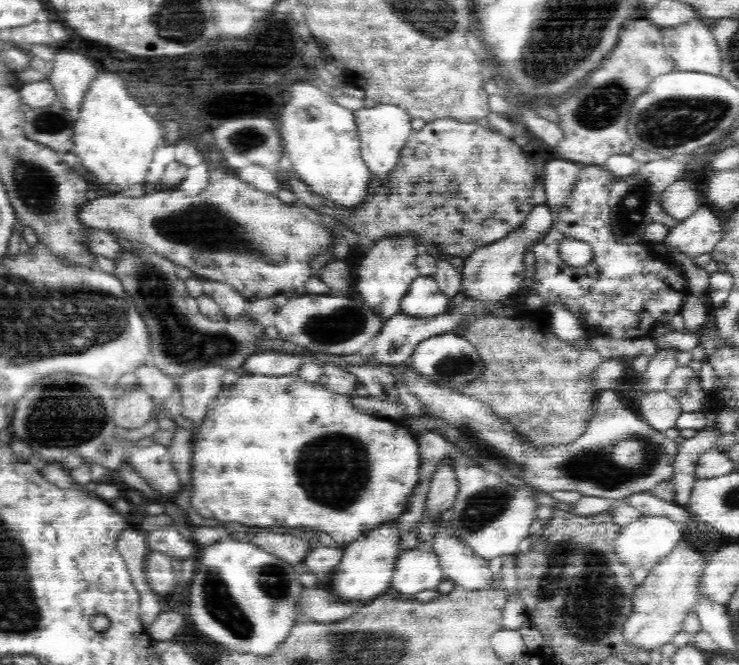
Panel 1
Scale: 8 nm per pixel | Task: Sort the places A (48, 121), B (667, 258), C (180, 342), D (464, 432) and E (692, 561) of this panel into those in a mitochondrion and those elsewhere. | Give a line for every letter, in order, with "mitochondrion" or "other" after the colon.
A: mitochondrion
B: other
C: mitochondrion
D: mitochondrion
E: other

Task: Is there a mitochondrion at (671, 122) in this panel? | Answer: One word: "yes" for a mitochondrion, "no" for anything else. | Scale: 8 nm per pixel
yes

